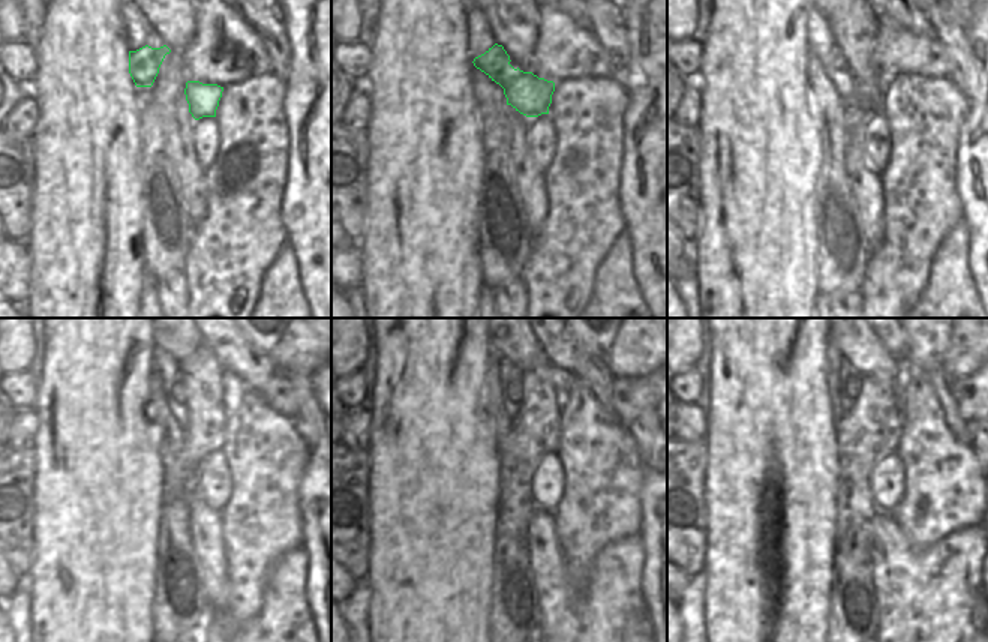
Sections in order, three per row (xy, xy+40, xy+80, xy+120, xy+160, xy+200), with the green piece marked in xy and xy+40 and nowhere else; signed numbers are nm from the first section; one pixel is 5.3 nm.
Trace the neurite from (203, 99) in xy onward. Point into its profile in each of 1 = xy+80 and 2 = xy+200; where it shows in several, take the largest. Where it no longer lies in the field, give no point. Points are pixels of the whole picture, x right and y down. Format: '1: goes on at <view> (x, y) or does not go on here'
1: goes on at xy+80 (834, 62)
2: goes on at xy+200 (852, 389)

